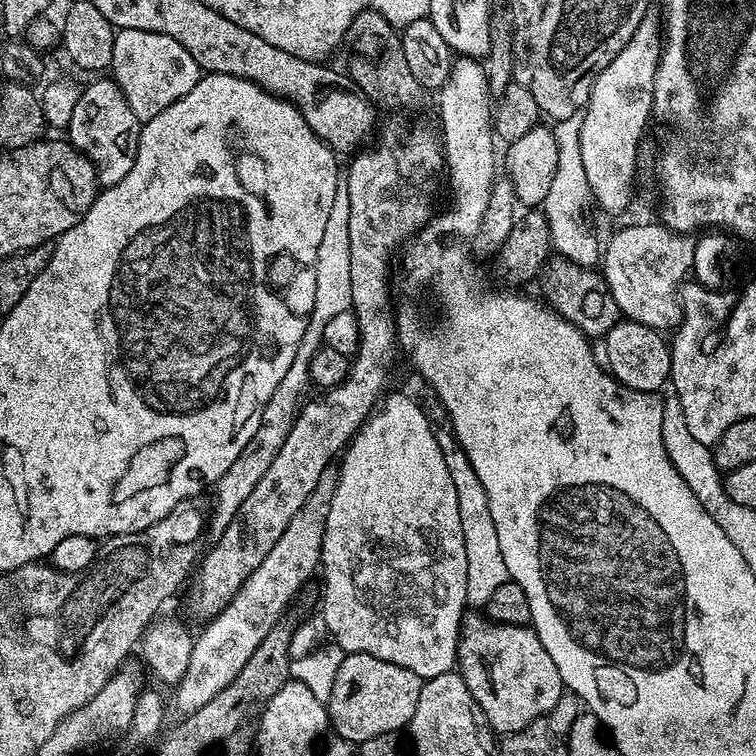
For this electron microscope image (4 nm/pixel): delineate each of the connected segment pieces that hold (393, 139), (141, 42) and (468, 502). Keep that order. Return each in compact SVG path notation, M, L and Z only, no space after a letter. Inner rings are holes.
M396 118L386 121L383 119L376 136L379 138L375 148L353 155L348 172L345 171L344 174L344 187L350 200L347 230L350 239L351 311L355 314L359 326L359 348L349 363L348 374L343 382L321 393L320 398L307 401L299 409L290 434L286 436L277 457L271 462L261 481L254 486L253 493L242 502L235 516L288 516L292 520L311 496L320 476L331 465L330 460L347 447L357 429L371 416L383 395L382 388L390 374L394 358L398 356L395 321L392 319L390 307L390 251L396 246L401 247L408 239L426 228L433 219L434 204L444 172L443 151L437 135L435 138L430 129L418 122L406 122Z
M121 28L113 35L110 76L120 88L130 110L134 110L141 122L162 114L166 106L190 94L201 75L198 62L190 58L190 50L174 42L174 38L166 38L166 34Z
M451 431L436 432L436 441L446 458L446 466L450 470L450 478L454 482L454 491L458 493L458 518L462 518L462 542L466 546L466 594L468 604L482 606L498 590L498 586L509 583L506 562L502 559L502 549L498 547L498 530L494 530L494 518L490 518L490 506L486 502L486 492L482 482L478 482L478 474L470 466L456 437Z

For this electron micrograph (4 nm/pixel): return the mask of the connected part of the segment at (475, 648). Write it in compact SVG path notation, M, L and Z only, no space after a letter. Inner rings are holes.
M465 615L460 629L460 646L458 649L458 671L470 694L474 698L479 715L488 719L488 724L499 734L521 732L534 718L554 710L560 699L565 696L566 689L562 682L562 674L558 674L558 666L554 666L550 654L546 654L546 646L538 638L538 634L530 626L523 624L497 624L487 615Z

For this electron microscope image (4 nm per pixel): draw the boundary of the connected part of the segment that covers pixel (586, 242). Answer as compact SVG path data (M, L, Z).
M576 113L568 119L557 121L553 125L555 142L558 146L558 170L554 172L549 193L542 205L544 217L550 226L553 251L565 260L570 260L582 268L599 265L602 248L600 241L589 232L584 220L584 208L591 201L586 170L583 169L581 152L581 128L583 113Z

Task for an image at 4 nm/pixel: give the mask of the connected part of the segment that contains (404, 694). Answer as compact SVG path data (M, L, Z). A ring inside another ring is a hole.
M347 653L338 666L333 690L326 703L331 731L353 746L362 746L367 740L407 729L414 718L424 682L414 670L406 670L406 666L394 666L370 654Z

